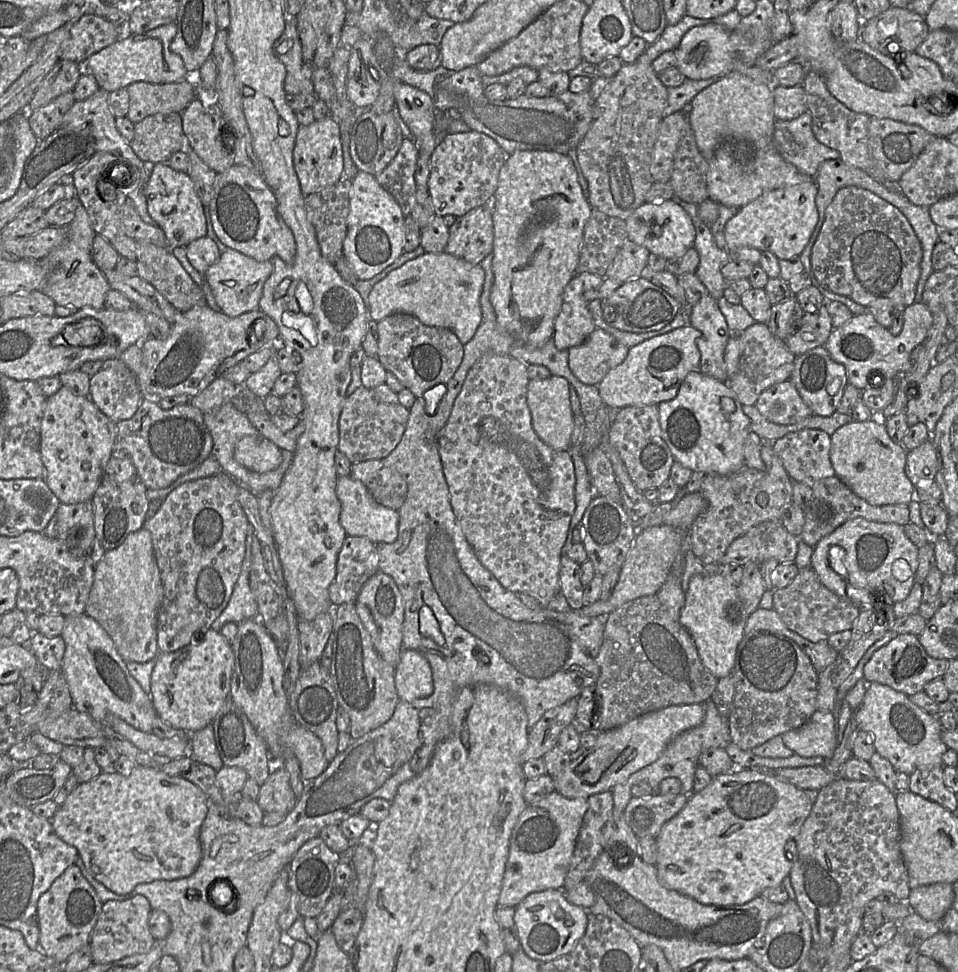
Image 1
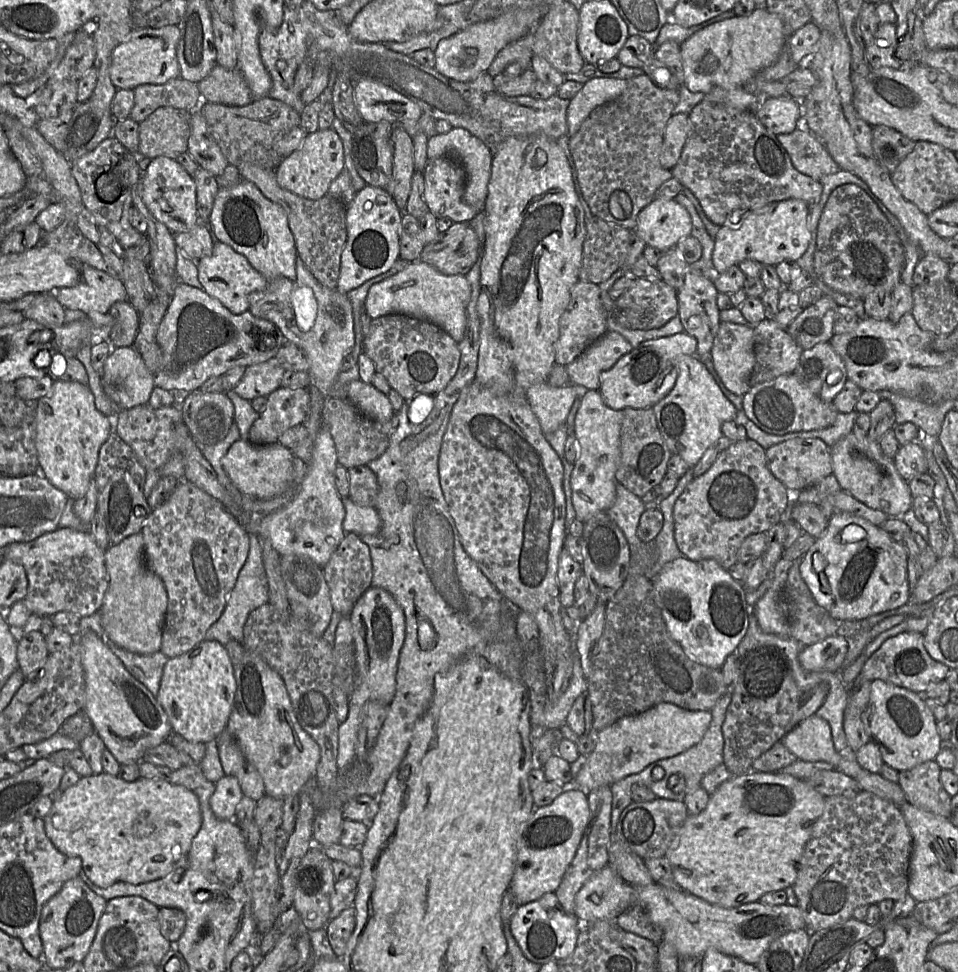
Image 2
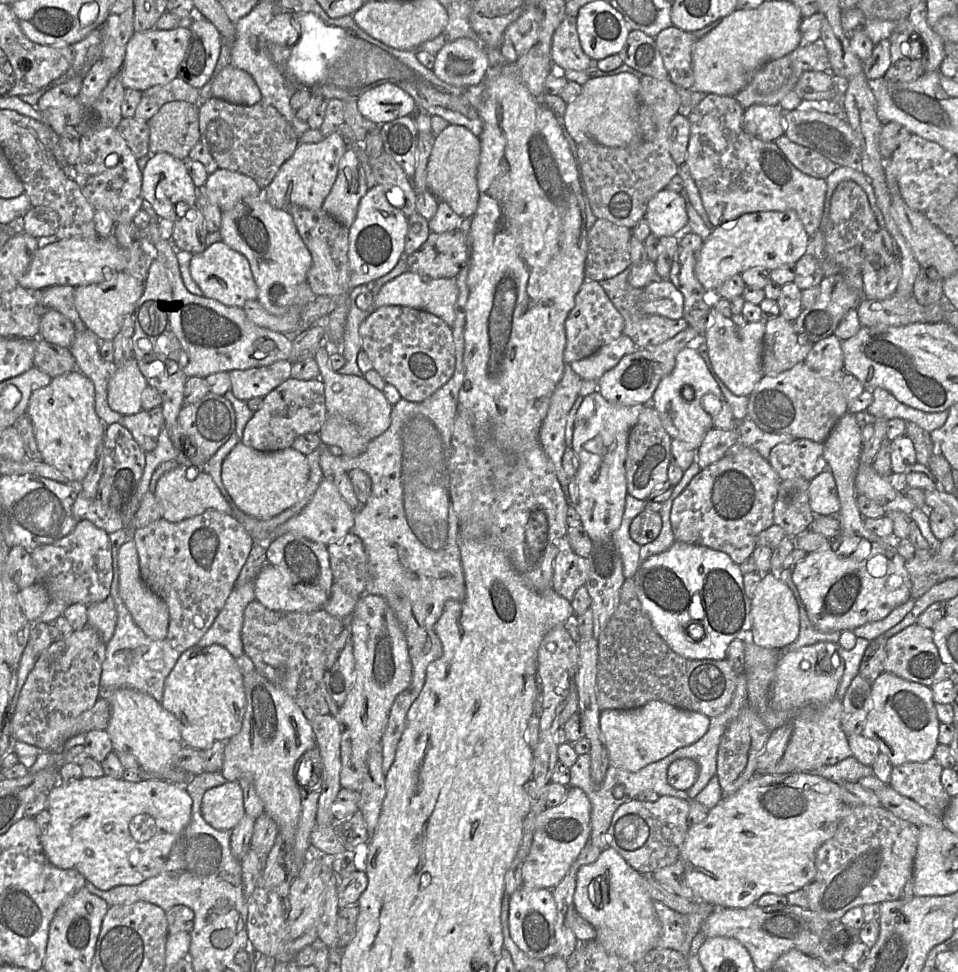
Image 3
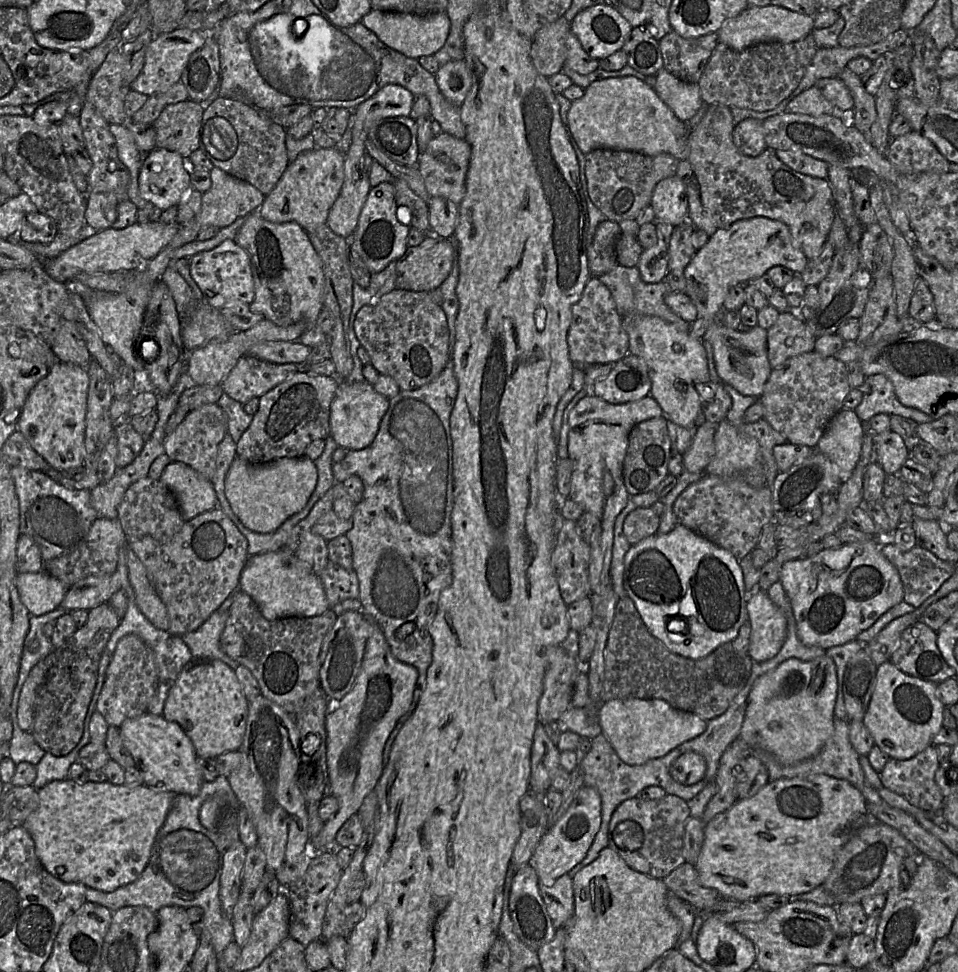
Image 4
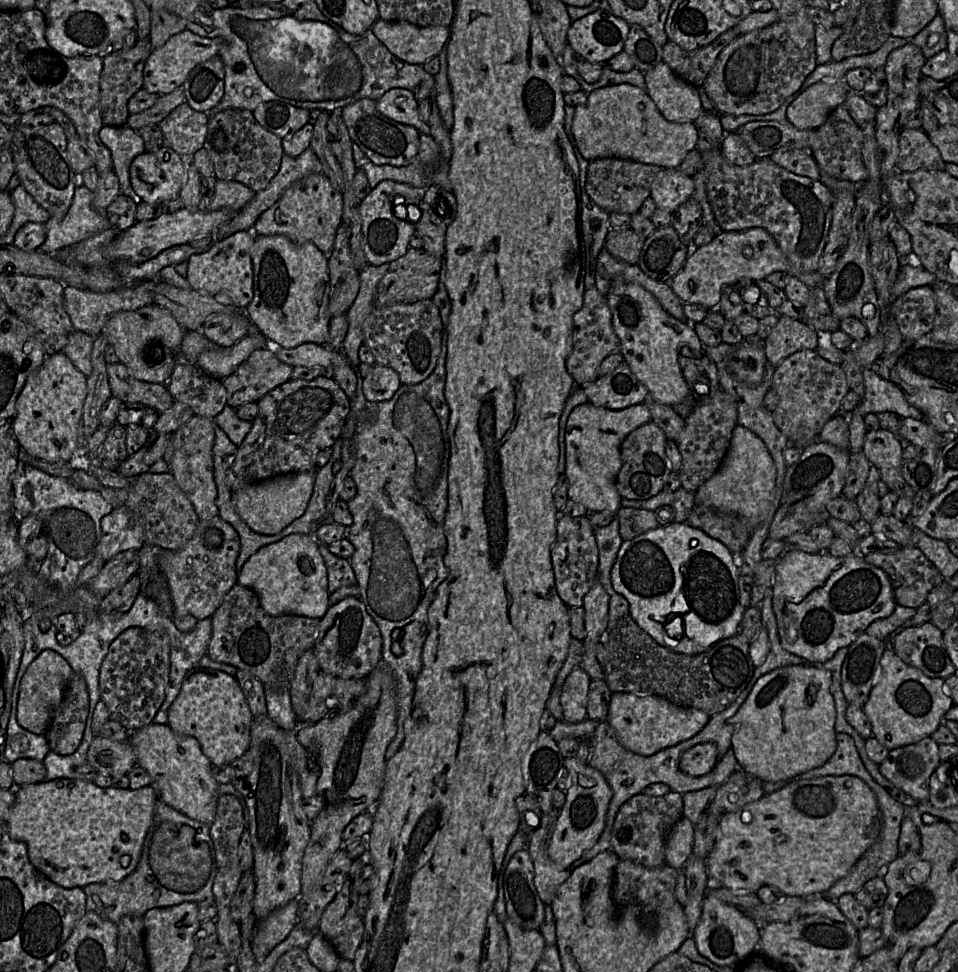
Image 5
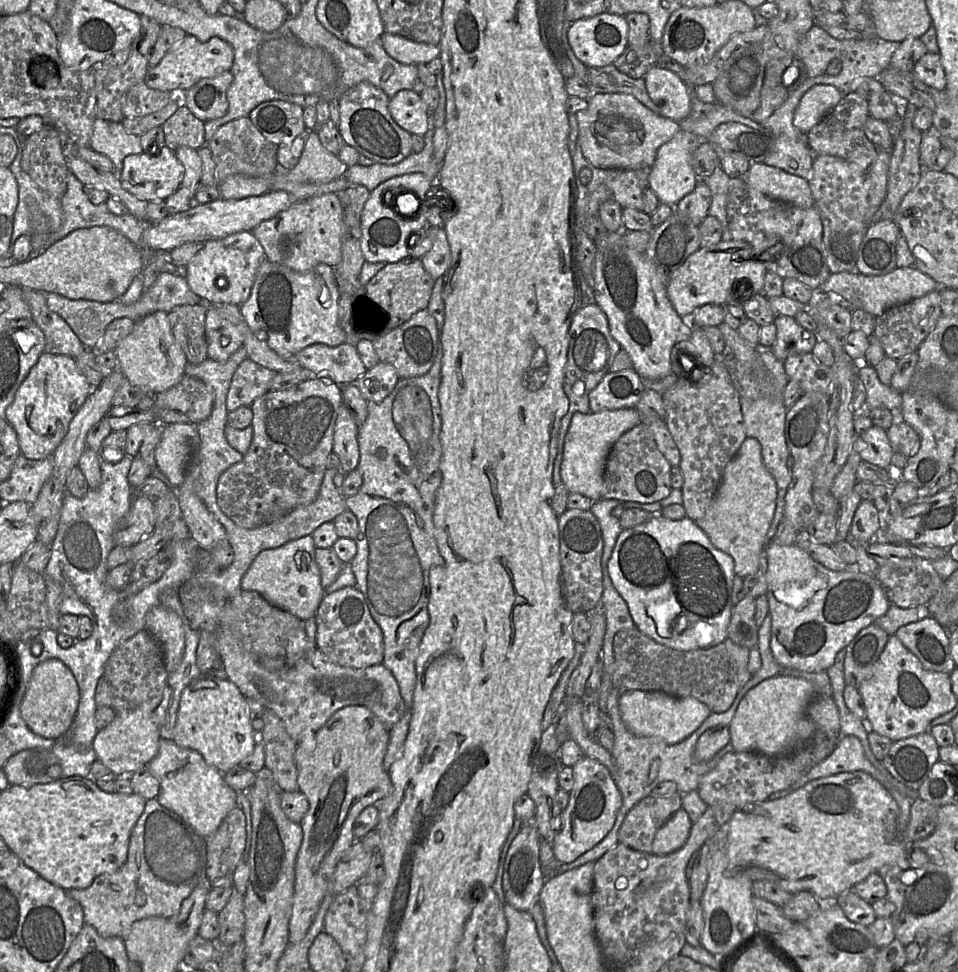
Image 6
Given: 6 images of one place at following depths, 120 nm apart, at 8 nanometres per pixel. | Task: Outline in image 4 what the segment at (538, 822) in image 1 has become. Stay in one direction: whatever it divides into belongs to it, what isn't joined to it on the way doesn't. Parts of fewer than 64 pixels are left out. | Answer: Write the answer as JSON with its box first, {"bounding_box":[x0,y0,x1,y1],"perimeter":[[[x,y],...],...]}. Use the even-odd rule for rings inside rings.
{"bounding_box":[529,786,601,885],"perimeter":[[[582,786],[574,796],[563,816],[548,828],[531,856],[529,864],[534,868],[539,882],[552,885],[553,882],[580,863],[592,845],[601,823],[601,797],[598,791]]]}

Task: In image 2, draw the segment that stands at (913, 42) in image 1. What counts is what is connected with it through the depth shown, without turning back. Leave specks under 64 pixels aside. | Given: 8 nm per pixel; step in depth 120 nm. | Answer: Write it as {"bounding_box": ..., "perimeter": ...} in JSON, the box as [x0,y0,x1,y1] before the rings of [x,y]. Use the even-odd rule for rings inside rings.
{"bounding_box":[865,24,902,70],"perimeter":[[[879,24],[870,42],[865,43],[866,60],[870,70],[889,67],[899,69],[902,61],[896,57],[896,25]]]}

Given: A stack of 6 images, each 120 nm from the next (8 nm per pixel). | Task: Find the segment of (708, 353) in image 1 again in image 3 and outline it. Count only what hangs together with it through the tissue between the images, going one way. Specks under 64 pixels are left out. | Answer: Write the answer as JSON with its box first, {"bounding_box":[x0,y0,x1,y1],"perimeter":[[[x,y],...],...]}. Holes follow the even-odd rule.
{"bounding_box":[668,246,713,335],"perimeter":[[[679,246],[668,280],[684,297],[683,318],[689,327],[704,335],[709,311],[713,307],[713,296],[696,278],[695,263],[696,254]]]}

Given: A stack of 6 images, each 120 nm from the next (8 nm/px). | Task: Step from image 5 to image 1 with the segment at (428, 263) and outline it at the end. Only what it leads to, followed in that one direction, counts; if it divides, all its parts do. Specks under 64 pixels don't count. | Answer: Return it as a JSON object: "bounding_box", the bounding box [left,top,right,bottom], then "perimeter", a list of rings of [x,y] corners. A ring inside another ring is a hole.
{"bounding_box":[444,203,493,265],"perimeter":[[[488,203],[455,220],[444,252],[476,265],[492,253],[493,239],[492,206]]]}

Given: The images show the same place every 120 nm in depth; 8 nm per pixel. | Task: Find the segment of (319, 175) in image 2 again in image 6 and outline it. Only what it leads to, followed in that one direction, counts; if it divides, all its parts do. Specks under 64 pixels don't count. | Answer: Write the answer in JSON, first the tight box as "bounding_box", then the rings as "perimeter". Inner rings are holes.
{"bounding_box":[252,193,343,272],"perimeter":[[[327,193],[297,201],[273,218],[261,222],[252,234],[259,241],[270,262],[296,272],[308,272],[318,264],[336,267],[342,260],[343,206],[341,197]]]}

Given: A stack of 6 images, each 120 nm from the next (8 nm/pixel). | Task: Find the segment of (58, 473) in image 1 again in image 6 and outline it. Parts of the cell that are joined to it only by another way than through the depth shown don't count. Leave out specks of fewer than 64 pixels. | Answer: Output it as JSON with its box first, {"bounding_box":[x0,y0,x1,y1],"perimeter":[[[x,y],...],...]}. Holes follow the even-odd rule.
{"bounding_box":[6,351,92,460],"perimeter":[[[44,351],[6,409],[7,421],[16,431],[21,454],[33,460],[52,456],[92,390],[74,358]]]}

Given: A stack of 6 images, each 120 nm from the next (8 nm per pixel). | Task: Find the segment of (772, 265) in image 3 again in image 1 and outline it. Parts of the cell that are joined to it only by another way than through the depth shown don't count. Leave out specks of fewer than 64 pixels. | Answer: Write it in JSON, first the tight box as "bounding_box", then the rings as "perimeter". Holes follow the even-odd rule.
{"bounding_box":[724,180,818,260],"perimeter":[[[814,180],[769,191],[738,210],[726,224],[724,237],[726,252],[751,247],[769,251],[778,260],[800,256],[818,222],[815,204],[818,187]]]}

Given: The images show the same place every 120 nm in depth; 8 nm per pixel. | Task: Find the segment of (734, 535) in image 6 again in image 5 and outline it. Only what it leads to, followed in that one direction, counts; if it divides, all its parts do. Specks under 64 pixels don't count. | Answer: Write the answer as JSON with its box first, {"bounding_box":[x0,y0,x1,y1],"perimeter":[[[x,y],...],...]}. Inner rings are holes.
{"bounding_box":[695,425,776,534],"perimeter":[[[736,425],[729,448],[716,473],[695,492],[695,506],[733,513],[748,519],[752,534],[774,497],[776,467],[764,442],[749,429]]]}

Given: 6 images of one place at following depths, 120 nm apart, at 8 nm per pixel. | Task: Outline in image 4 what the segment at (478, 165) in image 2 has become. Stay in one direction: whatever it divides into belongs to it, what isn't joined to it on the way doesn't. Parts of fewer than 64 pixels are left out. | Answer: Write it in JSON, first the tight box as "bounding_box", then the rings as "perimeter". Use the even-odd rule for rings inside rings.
{"bounding_box":[417,132,471,206],"perimeter":[[[441,132],[429,142],[426,150],[420,154],[417,168],[431,197],[446,198],[457,206],[466,193],[466,175],[471,158],[471,146],[465,139],[458,139]]]}

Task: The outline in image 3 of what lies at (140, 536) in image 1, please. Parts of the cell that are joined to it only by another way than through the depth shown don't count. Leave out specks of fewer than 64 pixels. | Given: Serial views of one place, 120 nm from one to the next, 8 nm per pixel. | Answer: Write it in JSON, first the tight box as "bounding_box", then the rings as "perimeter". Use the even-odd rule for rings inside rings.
{"bounding_box":[118,539,169,640],"perimeter":[[[129,539],[118,550],[119,595],[129,610],[135,624],[154,640],[166,639],[169,625],[167,604],[143,582],[140,576],[136,544]]]}

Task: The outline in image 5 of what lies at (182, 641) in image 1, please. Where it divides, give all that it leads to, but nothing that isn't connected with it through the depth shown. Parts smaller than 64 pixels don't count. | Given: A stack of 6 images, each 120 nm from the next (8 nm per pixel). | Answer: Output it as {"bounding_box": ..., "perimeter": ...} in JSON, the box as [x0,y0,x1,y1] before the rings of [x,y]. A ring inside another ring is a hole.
{"bounding_box":[159,516,239,621],"perimeter":[[[220,516],[199,521],[194,535],[181,549],[161,550],[159,568],[168,584],[173,614],[192,615],[198,621],[211,618],[224,596],[237,583],[239,551],[238,533]]]}

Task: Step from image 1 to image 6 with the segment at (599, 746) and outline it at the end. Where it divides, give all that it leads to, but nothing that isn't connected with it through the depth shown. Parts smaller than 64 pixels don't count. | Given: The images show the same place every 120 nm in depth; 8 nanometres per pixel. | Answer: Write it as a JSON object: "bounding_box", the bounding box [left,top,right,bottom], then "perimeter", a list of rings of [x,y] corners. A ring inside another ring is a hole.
{"bounding_box":[618,691,711,744],"perimeter":[[[621,691],[618,708],[625,726],[635,735],[677,744],[690,736],[710,716],[711,710],[693,697],[674,697],[659,691]]]}

